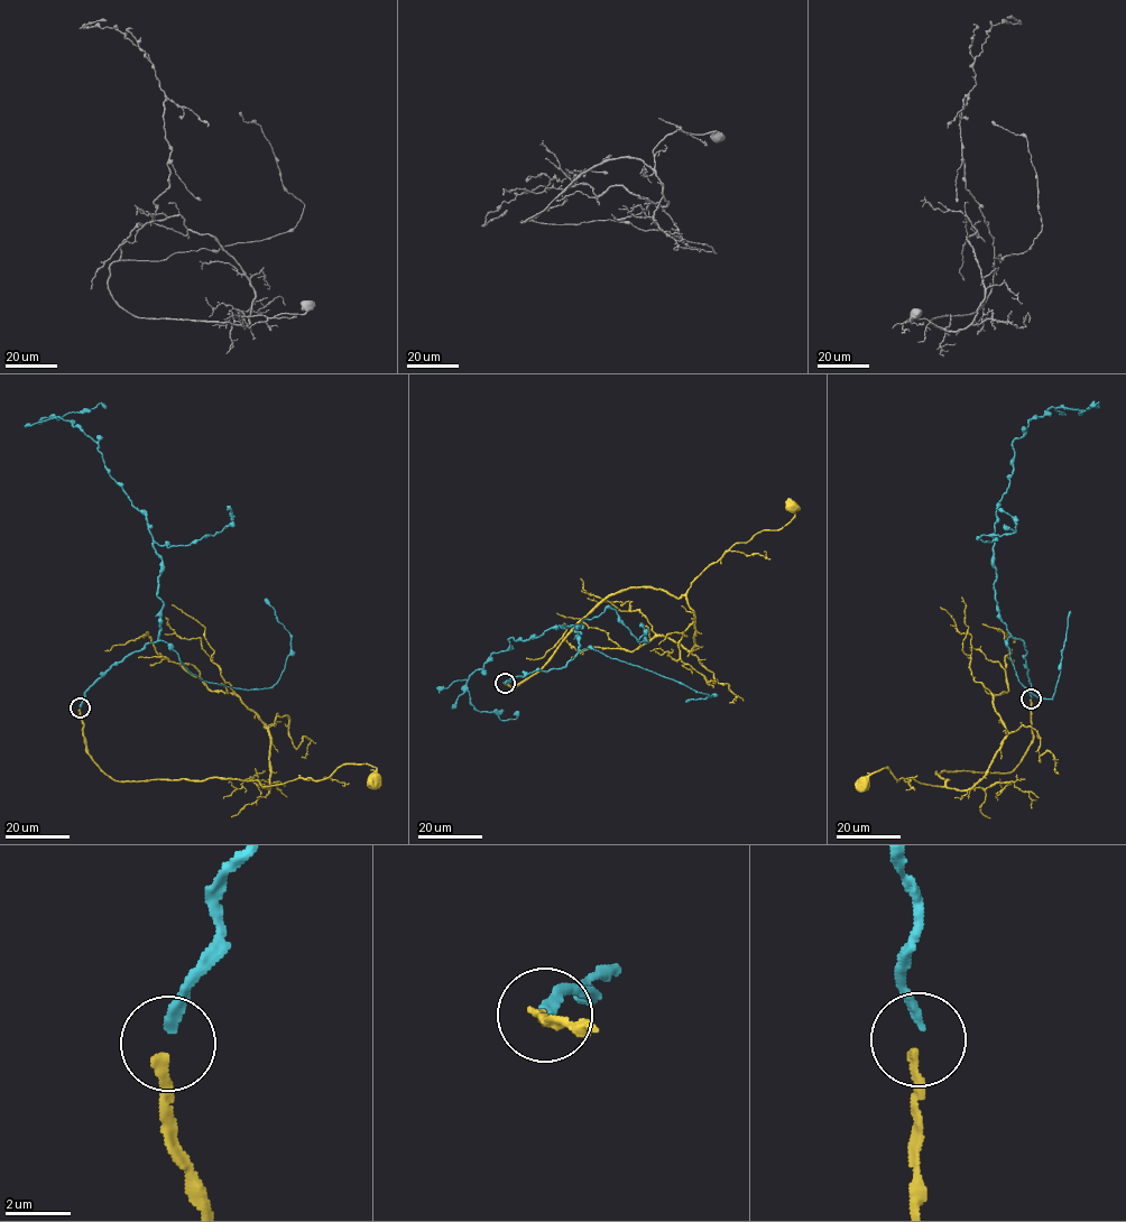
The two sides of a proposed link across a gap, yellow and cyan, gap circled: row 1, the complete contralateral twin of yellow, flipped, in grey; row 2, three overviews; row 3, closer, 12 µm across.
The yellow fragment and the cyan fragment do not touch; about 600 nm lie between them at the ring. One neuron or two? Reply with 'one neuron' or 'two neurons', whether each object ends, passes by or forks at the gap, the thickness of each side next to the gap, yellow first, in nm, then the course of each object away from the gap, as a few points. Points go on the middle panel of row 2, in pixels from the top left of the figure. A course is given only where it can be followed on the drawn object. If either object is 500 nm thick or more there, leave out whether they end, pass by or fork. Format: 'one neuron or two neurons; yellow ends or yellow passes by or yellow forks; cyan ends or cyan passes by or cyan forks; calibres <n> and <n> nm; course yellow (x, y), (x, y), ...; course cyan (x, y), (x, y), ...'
one neuron; yellow ends; cyan ends; calibres 280 and 300 nm; course yellow (505, 683), (513, 690), (541, 669), (605, 599), (633, 588), (680, 598), (736, 543), (785, 526), (792, 508); course cyan (505, 683), (562, 668), (578, 653), (577, 626), (510, 637), (469, 677), (476, 709), (501, 720), (518, 711)

